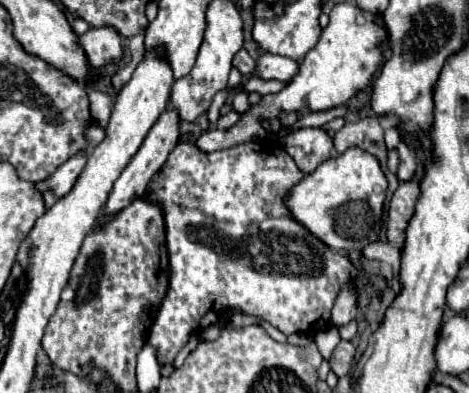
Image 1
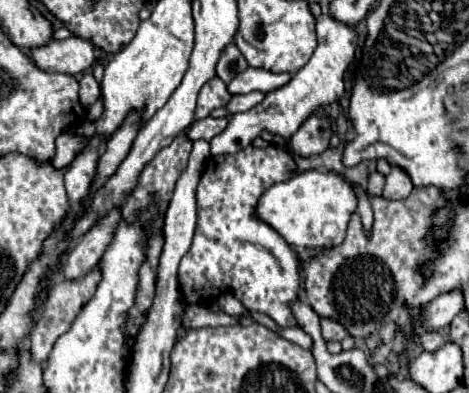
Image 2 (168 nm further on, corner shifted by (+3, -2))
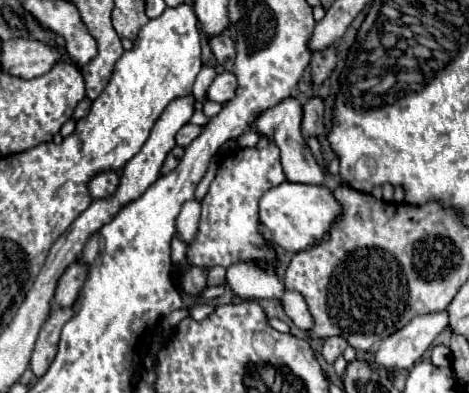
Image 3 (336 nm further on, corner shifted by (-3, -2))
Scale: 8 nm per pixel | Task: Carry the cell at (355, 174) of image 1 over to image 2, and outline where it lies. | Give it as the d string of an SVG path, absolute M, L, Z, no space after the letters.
M309 169L269 187L257 205L257 217L271 225L293 247L337 247L343 243L351 215L357 211L357 191L335 171Z

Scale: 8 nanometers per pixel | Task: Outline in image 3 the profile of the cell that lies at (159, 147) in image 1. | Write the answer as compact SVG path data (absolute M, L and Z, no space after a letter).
M71 263L57 283L57 289L53 295L53 305L55 307L71 307L81 291L85 277L87 277L85 267L81 263Z

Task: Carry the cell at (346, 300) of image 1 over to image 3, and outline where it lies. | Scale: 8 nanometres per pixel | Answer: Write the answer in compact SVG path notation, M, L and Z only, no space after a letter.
M329 337L329 339L325 339L325 343L323 343L321 355L323 355L323 359L325 359L329 365L333 365L335 359L337 359L339 355L343 355L345 347L347 347L347 341L345 341L343 337Z

